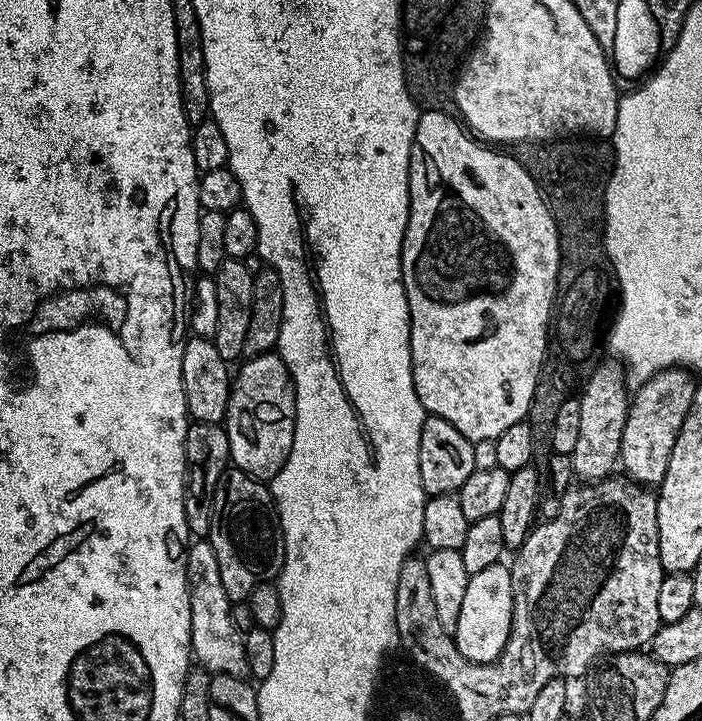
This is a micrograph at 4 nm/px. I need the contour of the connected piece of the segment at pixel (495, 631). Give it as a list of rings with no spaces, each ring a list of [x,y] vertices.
[[[507,563],[486,566],[486,570],[478,570],[478,574],[469,576],[469,585],[463,595],[463,603],[458,613],[458,622],[454,633],[456,649],[464,660],[475,664],[492,664],[504,652],[508,635],[512,629],[512,570]]]

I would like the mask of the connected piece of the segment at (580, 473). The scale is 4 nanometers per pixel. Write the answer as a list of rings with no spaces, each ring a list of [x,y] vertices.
[[[601,362],[585,379],[578,396],[582,406],[582,431],[578,434],[571,458],[573,477],[580,482],[607,480],[615,473],[612,471],[618,468],[622,430],[626,426],[630,396],[624,393],[626,384],[621,369],[615,363],[612,364]]]

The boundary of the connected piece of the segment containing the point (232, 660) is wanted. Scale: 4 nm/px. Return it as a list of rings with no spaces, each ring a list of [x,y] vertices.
[[[196,538],[189,543],[186,574],[190,594],[190,638],[195,663],[209,674],[247,677],[249,671],[244,633],[234,626],[234,602],[226,594],[226,586],[222,586],[222,574],[218,571],[218,558],[214,558],[211,539]]]

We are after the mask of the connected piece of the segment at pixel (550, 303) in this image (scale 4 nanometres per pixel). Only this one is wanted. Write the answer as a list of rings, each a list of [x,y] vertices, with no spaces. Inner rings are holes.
[[[444,110],[421,111],[416,118],[414,142],[410,150],[408,167],[410,214],[400,251],[400,279],[404,281],[410,318],[412,377],[418,402],[422,402],[427,415],[450,422],[450,426],[454,426],[458,434],[462,434],[470,441],[495,441],[502,434],[502,430],[510,430],[510,426],[527,417],[530,402],[534,398],[534,386],[540,377],[540,367],[544,365],[544,352],[548,349],[548,325],[556,298],[556,279],[560,273],[560,236],[556,233],[552,211],[548,209],[548,201],[541,194],[539,184],[520,165],[515,155],[503,156],[500,153],[503,151],[485,146],[479,139],[473,138],[465,131],[455,115],[452,117],[447,116],[448,114]]]

